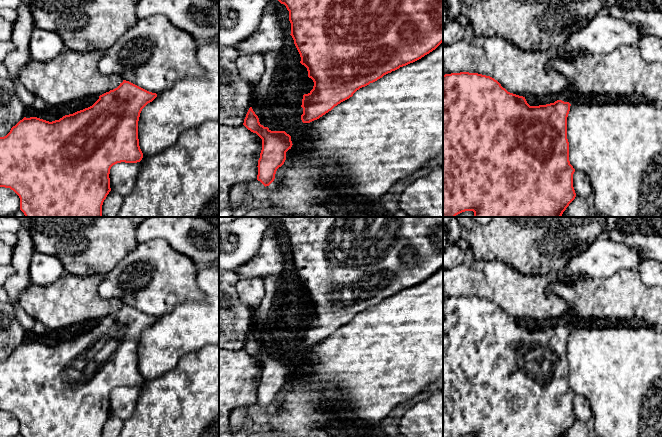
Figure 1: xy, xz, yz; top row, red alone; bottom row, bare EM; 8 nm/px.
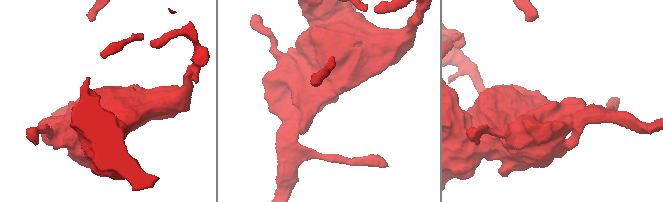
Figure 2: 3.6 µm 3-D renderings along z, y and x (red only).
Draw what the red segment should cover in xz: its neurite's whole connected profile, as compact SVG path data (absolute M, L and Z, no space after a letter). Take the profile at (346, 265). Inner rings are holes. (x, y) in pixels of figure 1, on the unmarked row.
M277 217L278 225L289 235L291 260L300 278L300 287L307 292L308 301L314 306L313 313L303 319L302 329L303 347L310 347L319 343L341 326L349 323L362 311L369 309L391 297L413 287L435 274L443 266L443 217Z

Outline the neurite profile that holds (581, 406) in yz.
M575 394L573 398L573 411L576 420L580 420L585 423L592 417L589 400L580 394Z

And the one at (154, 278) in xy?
M149 240L139 243L104 276L98 293L101 298L118 298L123 304L159 318L170 313L179 303L204 300L205 295L196 284L199 268L189 257L173 249L167 241Z

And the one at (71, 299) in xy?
M65 272L55 282L44 285L30 284L19 297L20 306L36 321L42 322L49 331L92 319L102 319L117 312L123 303L118 298L101 298L98 288L104 275L78 276Z

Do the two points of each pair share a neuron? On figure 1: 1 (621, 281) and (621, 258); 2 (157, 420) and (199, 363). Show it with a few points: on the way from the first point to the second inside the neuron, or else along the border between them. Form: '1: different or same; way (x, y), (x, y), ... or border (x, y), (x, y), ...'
1: different; border (633, 268), (620, 268), (613, 274), (600, 279)
2: same; way (172, 405), (176, 398), (198, 378)

